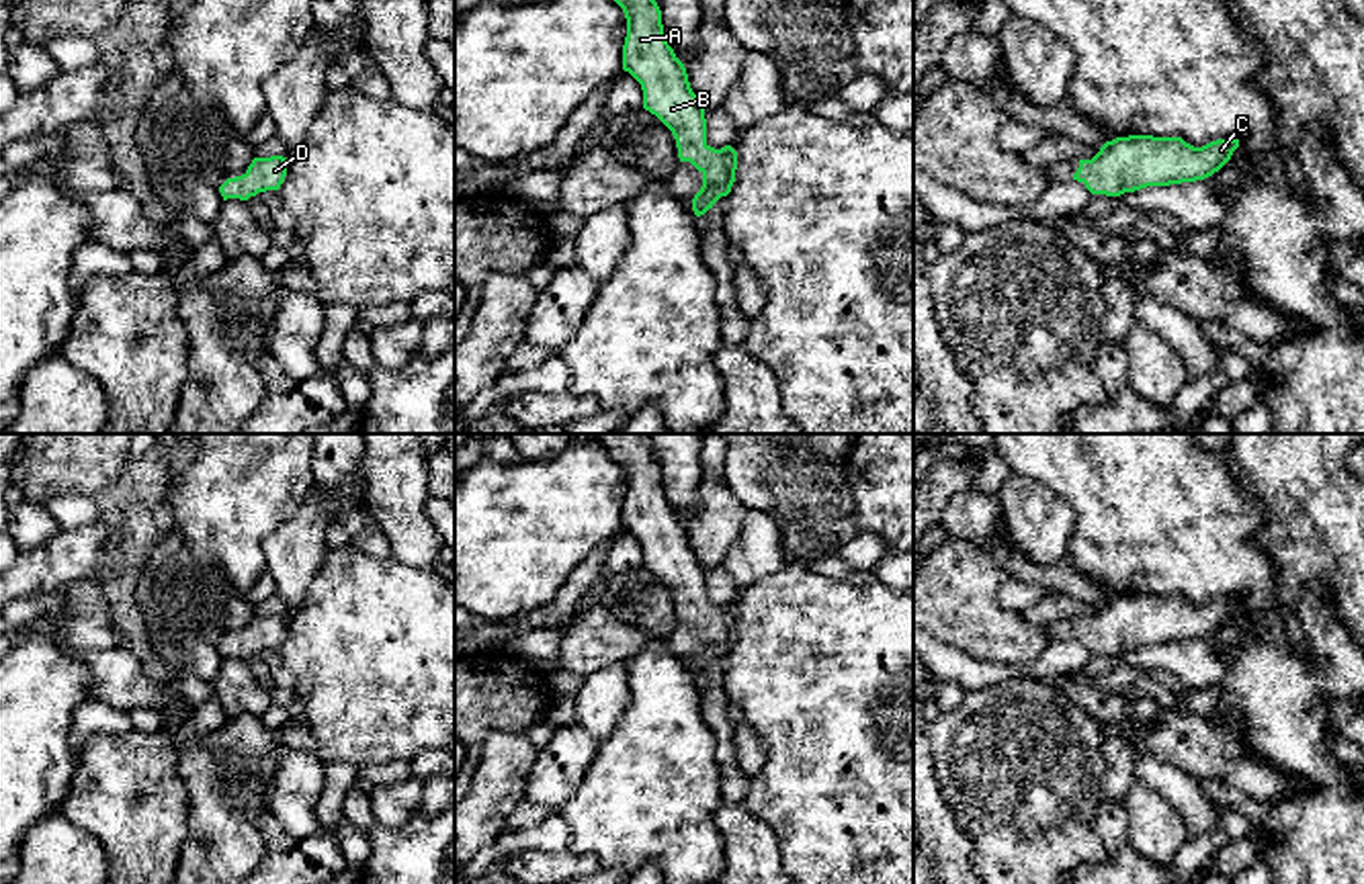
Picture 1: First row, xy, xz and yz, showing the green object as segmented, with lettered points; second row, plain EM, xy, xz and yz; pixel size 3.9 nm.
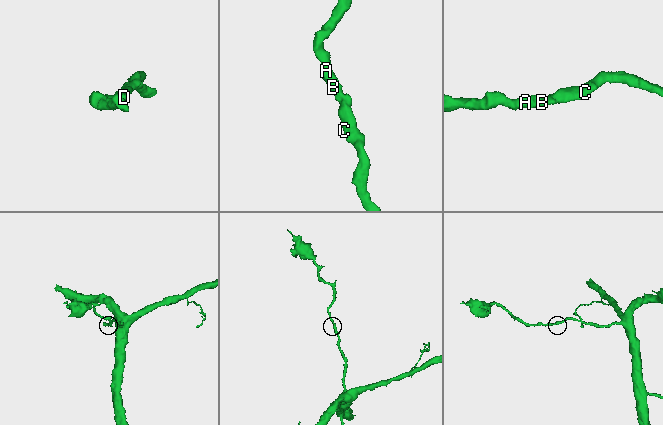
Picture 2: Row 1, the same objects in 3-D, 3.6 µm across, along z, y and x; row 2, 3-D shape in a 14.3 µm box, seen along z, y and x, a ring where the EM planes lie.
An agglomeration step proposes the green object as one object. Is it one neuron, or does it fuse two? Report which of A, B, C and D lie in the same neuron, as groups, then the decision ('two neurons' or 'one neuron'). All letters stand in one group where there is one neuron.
A B C D | one neuron

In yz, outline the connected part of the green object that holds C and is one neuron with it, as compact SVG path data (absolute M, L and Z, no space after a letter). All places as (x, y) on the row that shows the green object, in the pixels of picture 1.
M1128 135L1106 141L1092 160L1079 160L1073 180L1092 194L1120 196L1147 186L1196 182L1219 172L1239 139L1217 139L1202 147L1182 137Z

